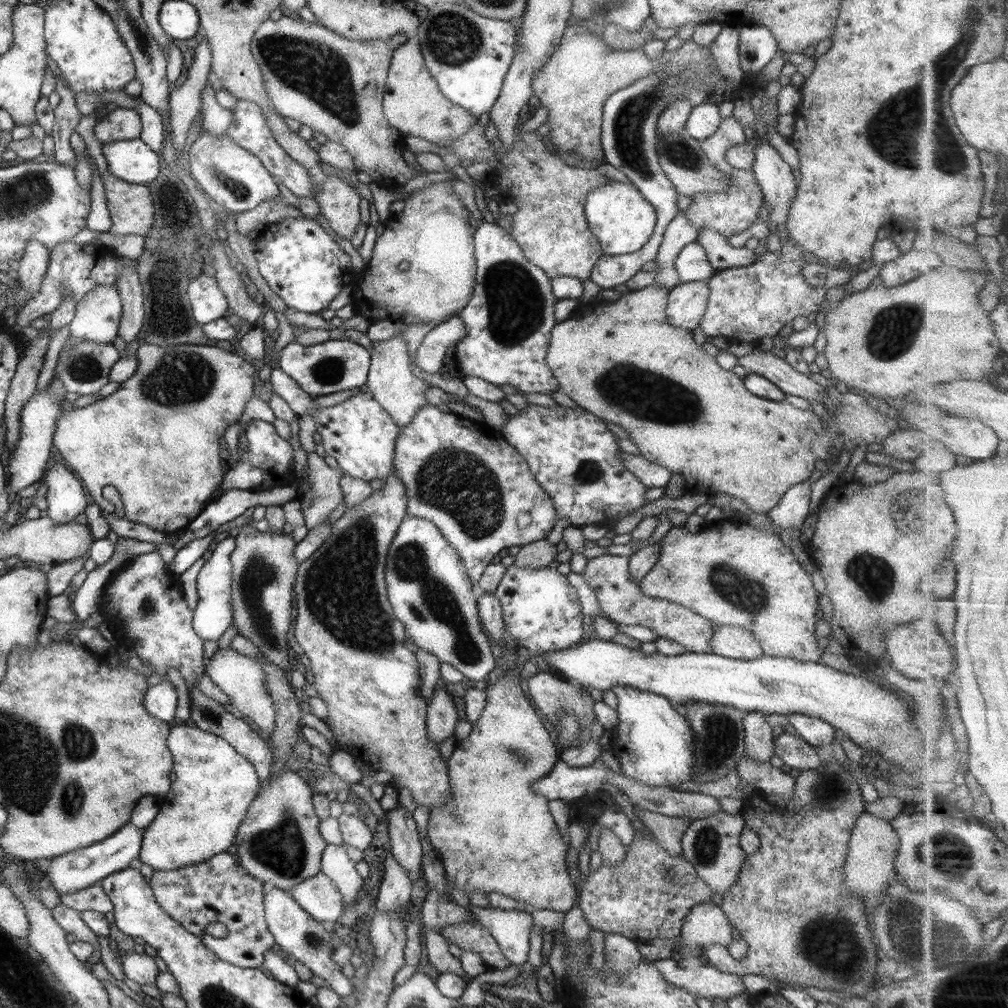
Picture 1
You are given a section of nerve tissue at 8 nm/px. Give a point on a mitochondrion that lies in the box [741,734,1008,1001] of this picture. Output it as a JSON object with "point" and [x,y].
{"point":[916,935]}

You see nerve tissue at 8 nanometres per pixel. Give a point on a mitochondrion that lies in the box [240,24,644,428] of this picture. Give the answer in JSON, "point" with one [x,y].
{"point":[320,72]}

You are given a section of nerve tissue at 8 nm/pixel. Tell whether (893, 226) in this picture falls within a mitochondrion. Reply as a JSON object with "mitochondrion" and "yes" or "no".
{"mitochondrion":"no"}

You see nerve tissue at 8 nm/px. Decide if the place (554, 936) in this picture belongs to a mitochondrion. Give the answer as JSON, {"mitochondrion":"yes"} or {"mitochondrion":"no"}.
{"mitochondrion":"no"}

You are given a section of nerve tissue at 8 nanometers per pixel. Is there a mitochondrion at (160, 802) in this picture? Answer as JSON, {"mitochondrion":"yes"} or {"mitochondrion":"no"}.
{"mitochondrion":"no"}

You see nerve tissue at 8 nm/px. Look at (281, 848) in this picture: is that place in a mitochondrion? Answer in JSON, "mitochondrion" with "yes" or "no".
{"mitochondrion":"yes"}

